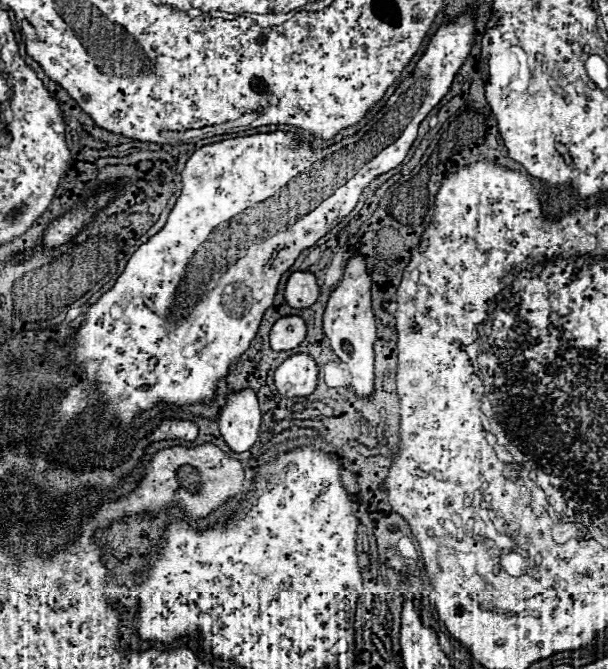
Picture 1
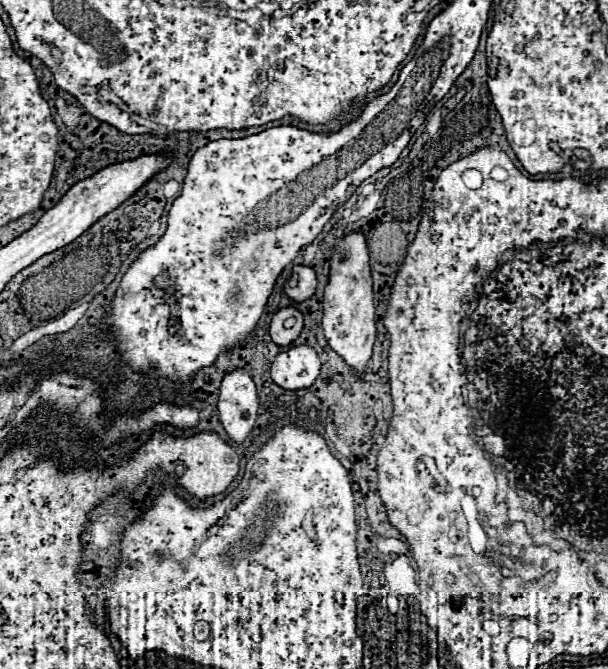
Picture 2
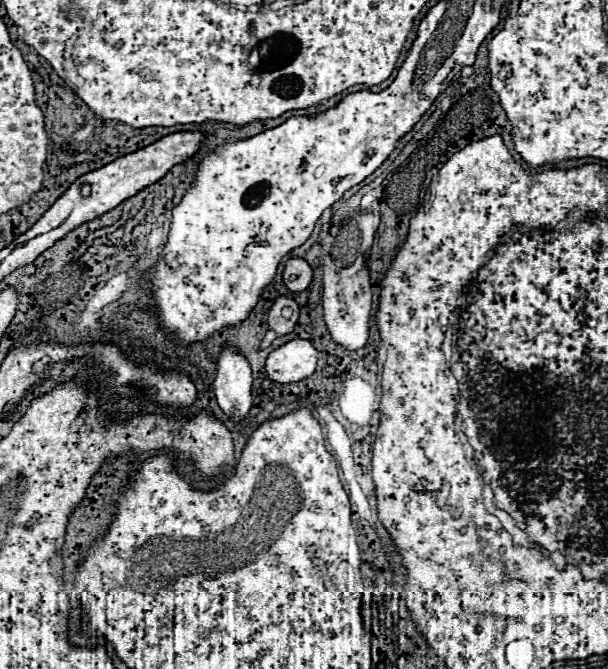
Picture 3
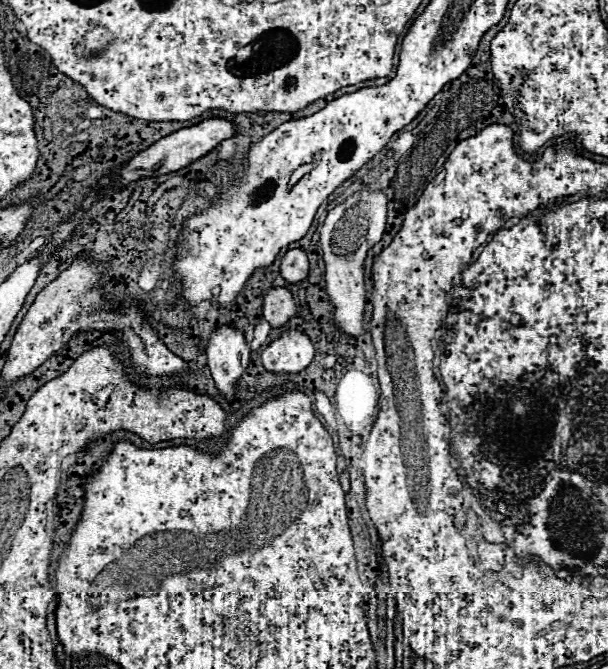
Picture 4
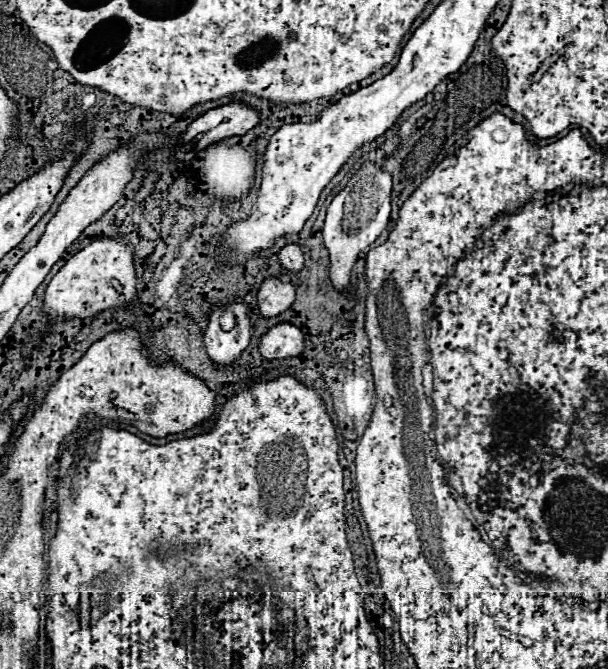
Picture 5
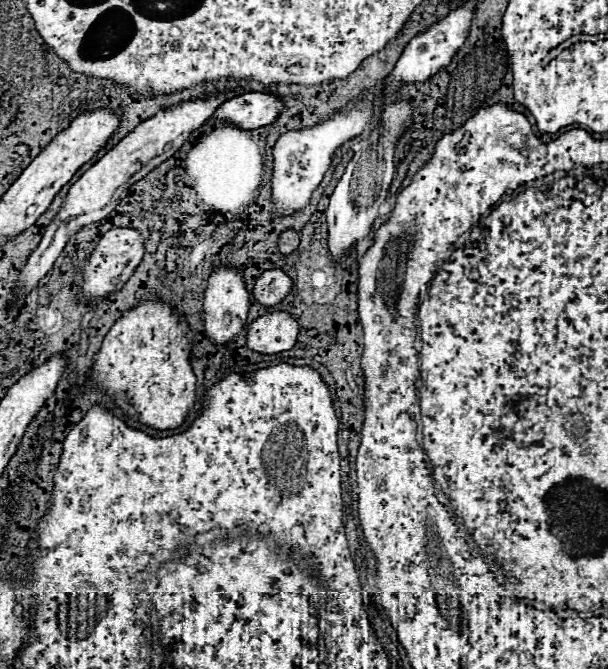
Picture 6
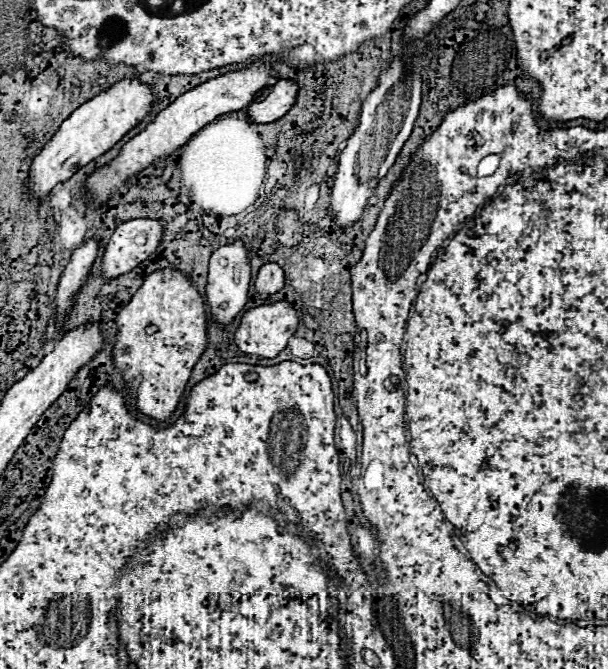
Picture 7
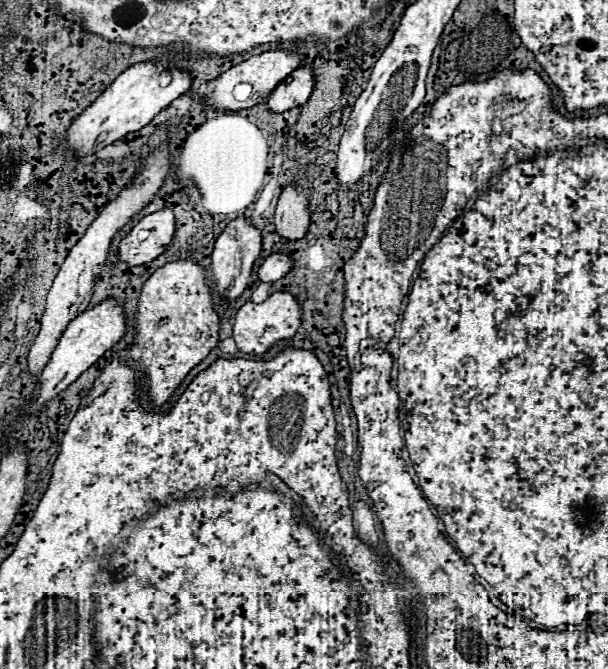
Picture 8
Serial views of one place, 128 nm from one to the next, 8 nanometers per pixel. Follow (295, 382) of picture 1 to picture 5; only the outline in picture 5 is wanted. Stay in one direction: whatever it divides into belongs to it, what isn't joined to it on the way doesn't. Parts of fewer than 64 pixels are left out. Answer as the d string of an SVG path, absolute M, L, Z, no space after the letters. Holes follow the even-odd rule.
M278 324L270 328L258 342L258 350L266 360L296 358L304 352L304 334L292 324Z

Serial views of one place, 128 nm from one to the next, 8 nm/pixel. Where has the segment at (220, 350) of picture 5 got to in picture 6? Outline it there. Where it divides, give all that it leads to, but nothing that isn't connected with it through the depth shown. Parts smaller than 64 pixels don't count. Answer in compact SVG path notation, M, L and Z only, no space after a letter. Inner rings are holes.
M220 266L212 272L210 280L208 280L208 288L204 292L204 326L206 326L206 336L212 344L216 346L226 346L230 342L234 342L234 338L238 338L246 326L246 316L248 316L248 306L250 306L250 296L246 292L242 274L236 272L234 268L228 266ZM230 312L232 322L230 326L222 324L224 314Z

